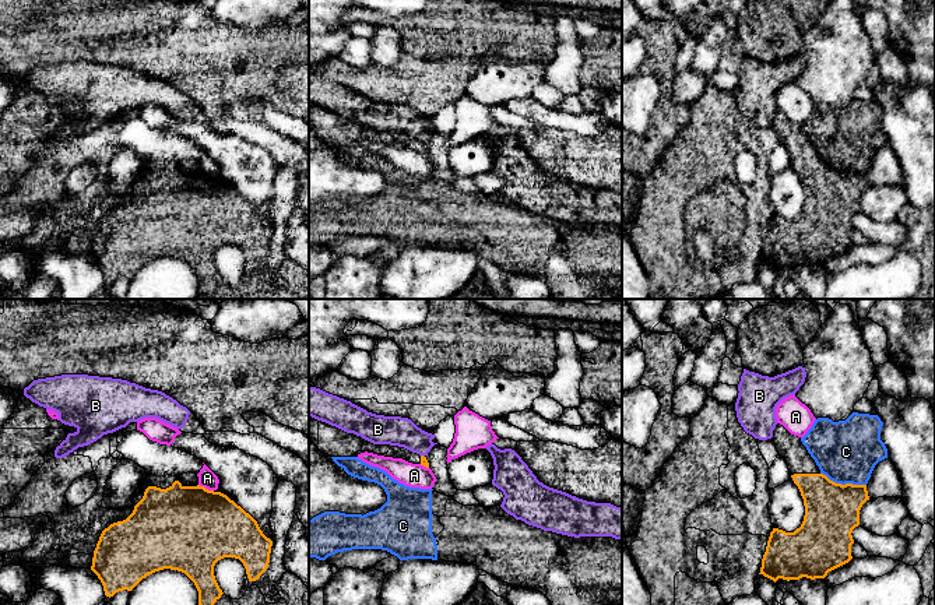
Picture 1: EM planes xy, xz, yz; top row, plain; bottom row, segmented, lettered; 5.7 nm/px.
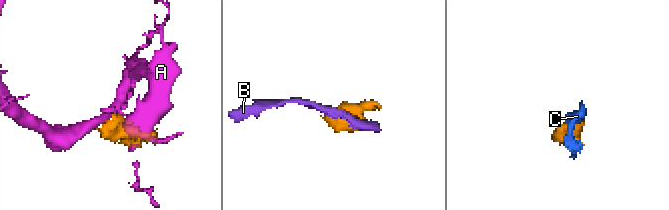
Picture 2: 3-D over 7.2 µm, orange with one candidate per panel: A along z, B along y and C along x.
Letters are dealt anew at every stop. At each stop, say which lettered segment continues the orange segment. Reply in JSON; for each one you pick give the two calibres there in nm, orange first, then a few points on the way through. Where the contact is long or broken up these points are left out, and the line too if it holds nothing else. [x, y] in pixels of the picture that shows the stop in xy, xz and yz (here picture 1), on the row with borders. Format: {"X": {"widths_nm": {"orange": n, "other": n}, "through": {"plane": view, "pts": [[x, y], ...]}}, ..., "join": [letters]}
{"join": []}

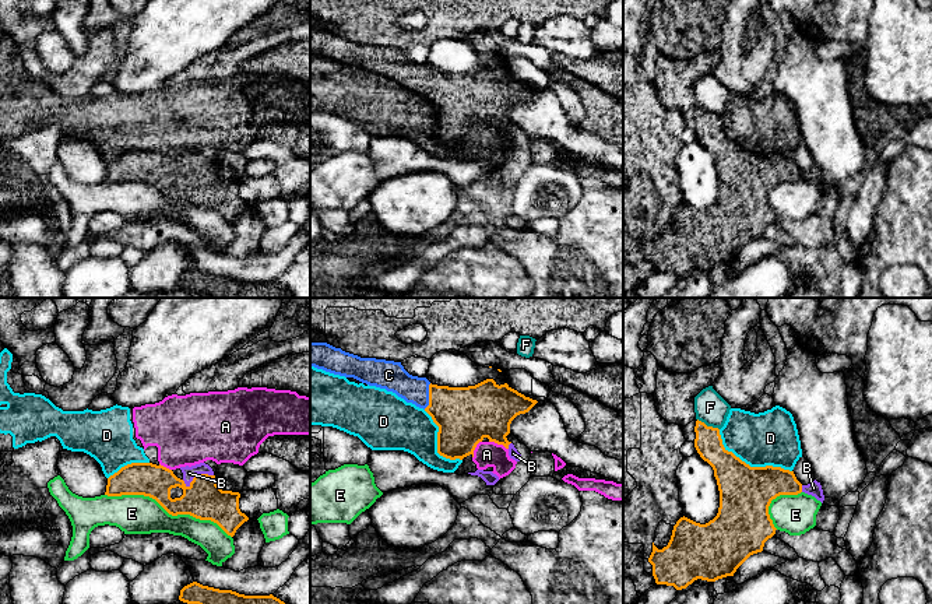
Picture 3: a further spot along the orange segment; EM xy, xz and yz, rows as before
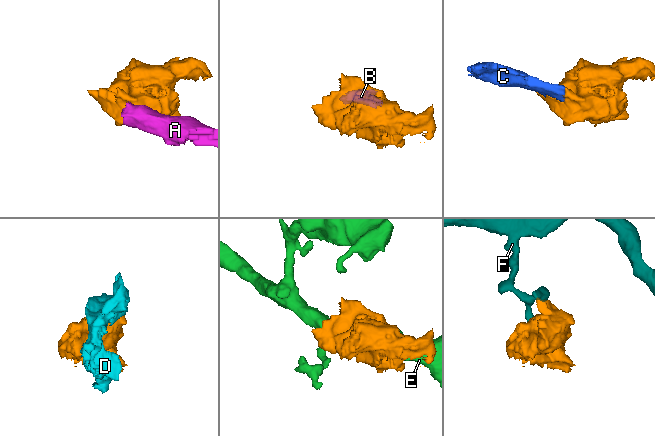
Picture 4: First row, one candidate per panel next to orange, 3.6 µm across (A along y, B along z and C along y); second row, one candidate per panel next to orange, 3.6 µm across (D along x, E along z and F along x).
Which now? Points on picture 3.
{"B": {"widths_nm": {"orange": 220, "other": 70}}, "C": {"widths_nm": {"orange": 320, "other": 160}}, "join": ["B", "C"]}

